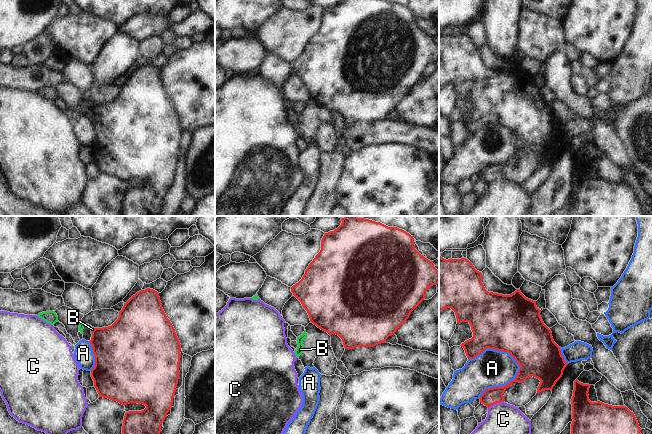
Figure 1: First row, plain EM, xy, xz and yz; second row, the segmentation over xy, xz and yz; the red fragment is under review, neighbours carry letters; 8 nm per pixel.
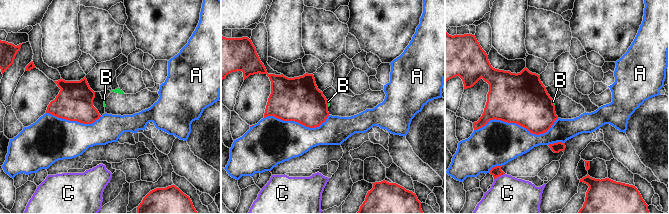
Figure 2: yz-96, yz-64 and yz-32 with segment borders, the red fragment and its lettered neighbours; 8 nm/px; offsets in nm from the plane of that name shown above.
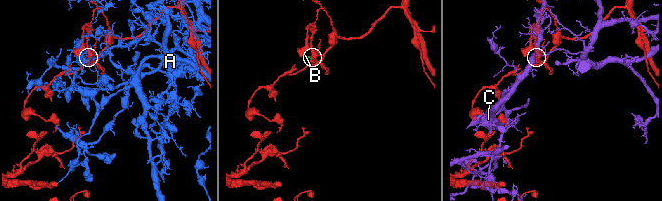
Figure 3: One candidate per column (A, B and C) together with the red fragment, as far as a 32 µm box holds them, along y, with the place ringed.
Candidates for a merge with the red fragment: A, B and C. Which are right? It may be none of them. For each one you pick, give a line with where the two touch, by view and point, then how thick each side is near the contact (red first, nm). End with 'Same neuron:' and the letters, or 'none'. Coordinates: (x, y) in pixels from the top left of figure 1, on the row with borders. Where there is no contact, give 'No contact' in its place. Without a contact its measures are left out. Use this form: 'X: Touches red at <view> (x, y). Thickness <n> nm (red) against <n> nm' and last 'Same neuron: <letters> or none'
Same neuron: none.

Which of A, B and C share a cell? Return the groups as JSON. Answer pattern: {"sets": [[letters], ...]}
{"sets": [["A"], ["B"], ["C"]]}

